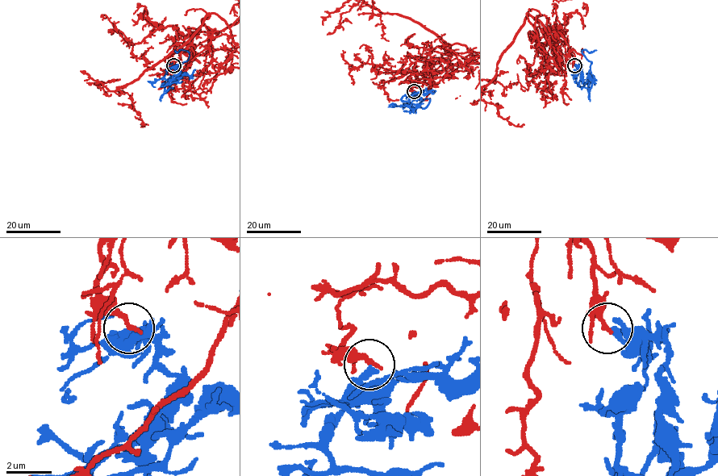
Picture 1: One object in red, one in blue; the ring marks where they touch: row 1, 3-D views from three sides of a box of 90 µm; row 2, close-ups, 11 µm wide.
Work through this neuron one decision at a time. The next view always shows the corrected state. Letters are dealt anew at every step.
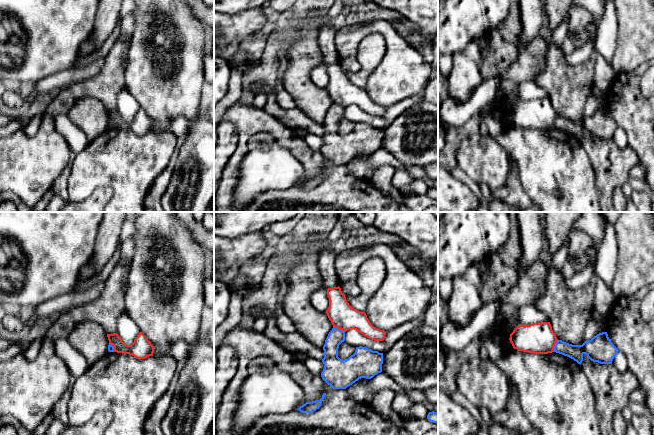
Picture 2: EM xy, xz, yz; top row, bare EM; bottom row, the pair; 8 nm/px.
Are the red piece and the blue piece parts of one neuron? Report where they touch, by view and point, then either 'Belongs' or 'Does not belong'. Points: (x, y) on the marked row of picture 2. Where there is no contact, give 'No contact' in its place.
Touches red at yz (554, 345). Does not belong

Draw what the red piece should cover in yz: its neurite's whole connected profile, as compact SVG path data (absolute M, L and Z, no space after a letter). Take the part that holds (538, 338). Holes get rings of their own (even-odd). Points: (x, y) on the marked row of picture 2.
M550 322L519 324L509 338L514 349L519 351L548 354L554 352L557 337L552 330Z

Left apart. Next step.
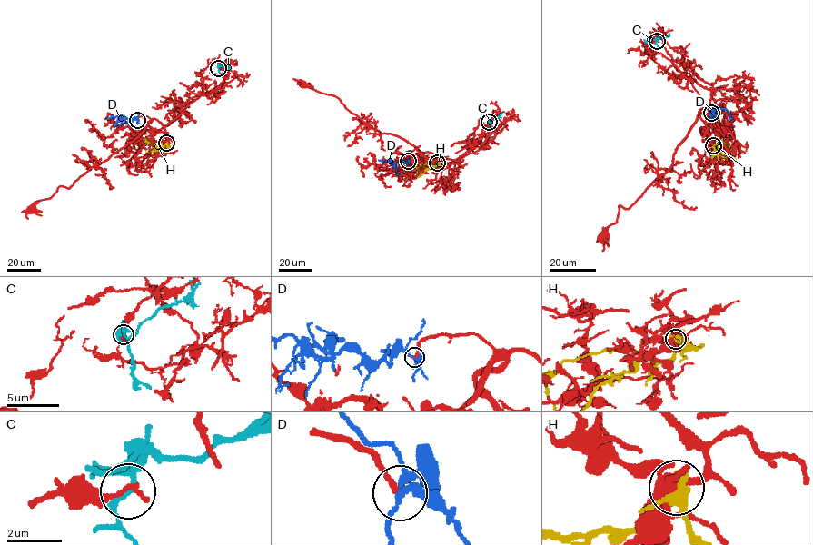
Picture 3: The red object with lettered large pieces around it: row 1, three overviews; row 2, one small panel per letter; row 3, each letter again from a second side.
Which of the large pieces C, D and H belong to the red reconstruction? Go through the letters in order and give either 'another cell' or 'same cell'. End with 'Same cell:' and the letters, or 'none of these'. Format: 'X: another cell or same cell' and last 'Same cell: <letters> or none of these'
C: another cell
D: same cell
H: another cell
Same cell: D

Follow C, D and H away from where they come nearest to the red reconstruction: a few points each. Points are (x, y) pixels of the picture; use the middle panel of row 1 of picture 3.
C: (489, 122), (500, 113)
D: (408, 161), (395, 163), (378, 160)
H: (438, 162), (435, 166), (427, 163), (419, 166), (418, 173)

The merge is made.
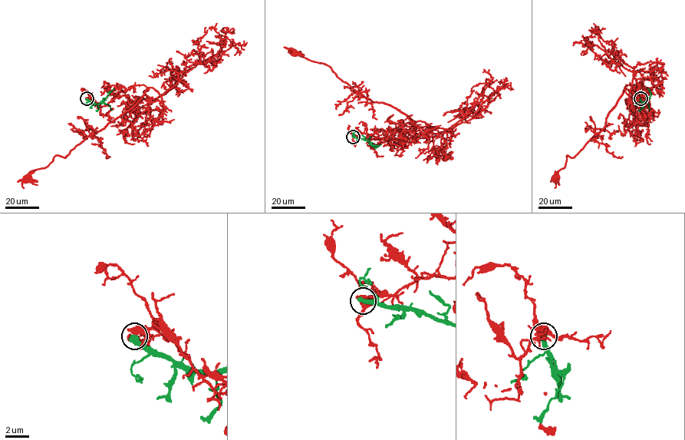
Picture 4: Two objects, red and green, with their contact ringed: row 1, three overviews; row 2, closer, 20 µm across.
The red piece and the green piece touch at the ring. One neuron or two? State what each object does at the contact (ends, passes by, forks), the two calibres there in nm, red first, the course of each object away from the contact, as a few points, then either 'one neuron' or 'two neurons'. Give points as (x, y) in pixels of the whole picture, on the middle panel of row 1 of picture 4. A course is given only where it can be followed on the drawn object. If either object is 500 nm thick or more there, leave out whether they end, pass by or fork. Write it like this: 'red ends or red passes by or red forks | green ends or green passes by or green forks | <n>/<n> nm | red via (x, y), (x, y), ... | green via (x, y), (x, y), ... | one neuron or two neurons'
red forks | green ends | 420/440 nm | red via (353, 137), (368, 133), (401, 143), (415, 133), (410, 129), (415, 123), (357, 92), (329, 67), (295, 52) | green via (353, 137), (365, 140), (374, 147), (380, 144) | two neurons

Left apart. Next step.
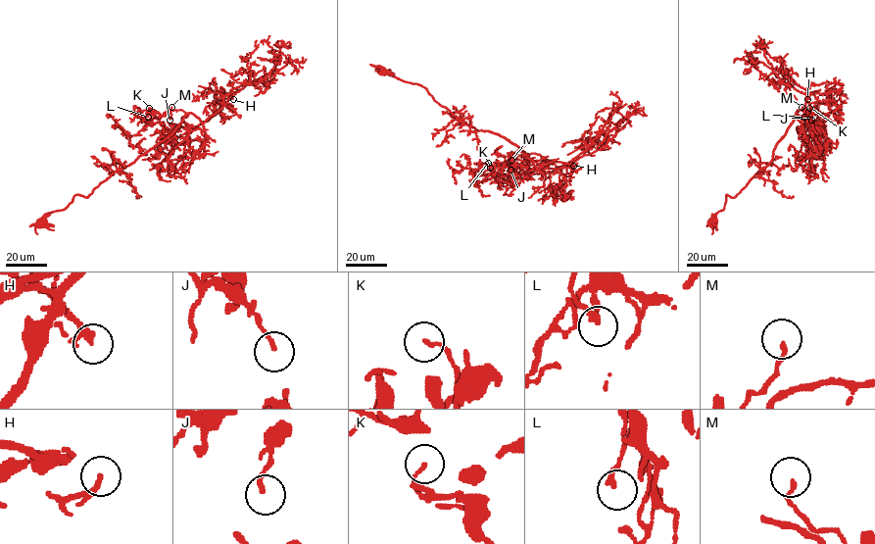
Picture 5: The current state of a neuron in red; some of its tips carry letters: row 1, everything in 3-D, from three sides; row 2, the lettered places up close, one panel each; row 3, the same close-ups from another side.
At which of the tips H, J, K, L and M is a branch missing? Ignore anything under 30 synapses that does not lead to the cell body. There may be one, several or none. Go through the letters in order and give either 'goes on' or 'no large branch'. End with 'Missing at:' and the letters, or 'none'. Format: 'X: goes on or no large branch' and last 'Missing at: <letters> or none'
H: goes on
J: no large branch
K: no large branch
L: no large branch
M: no large branch
Missing at: H

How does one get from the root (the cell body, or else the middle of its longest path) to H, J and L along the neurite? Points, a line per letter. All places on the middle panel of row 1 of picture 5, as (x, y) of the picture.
H: (384, 71), (421, 84), (436, 102), (477, 130), (498, 133), (527, 154), (573, 166)
J: (384, 71), (421, 84), (436, 102), (477, 130), (498, 133), (516, 145), (525, 154), (511, 162), (510, 170)
L: (384, 71), (421, 84), (467, 124), (506, 137), (525, 154), (506, 167), (488, 163)

